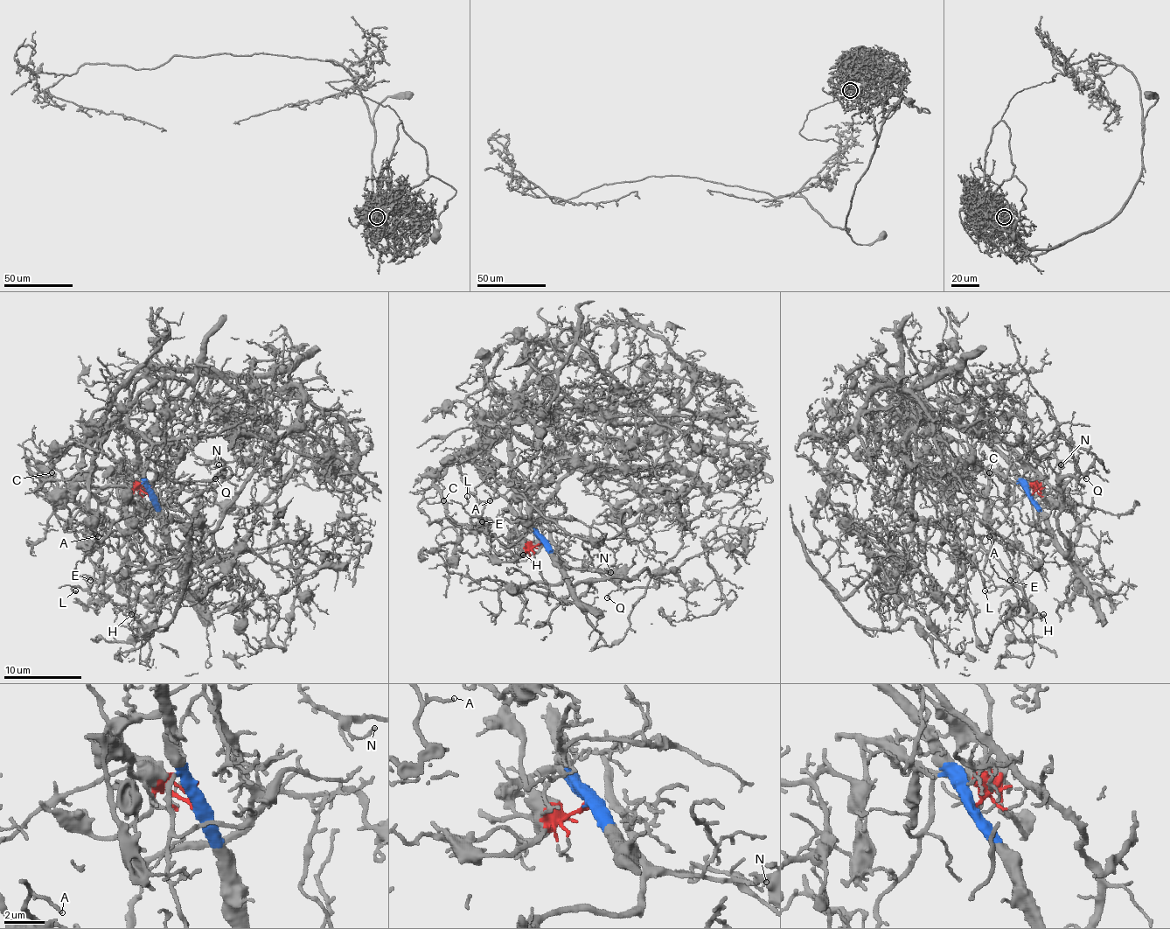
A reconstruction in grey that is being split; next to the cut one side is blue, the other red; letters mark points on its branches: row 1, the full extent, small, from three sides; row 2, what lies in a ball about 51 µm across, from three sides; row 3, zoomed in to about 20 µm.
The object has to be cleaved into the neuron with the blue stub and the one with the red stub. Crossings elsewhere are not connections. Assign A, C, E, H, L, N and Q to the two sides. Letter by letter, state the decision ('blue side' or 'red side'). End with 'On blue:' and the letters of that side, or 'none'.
A: red side
C: red side
E: red side
H: red side
L: red side
N: blue side
Q: blue side
On blue: N, Q

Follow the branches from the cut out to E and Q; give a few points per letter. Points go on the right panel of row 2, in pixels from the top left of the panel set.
E: (1031, 494), (1036, 489), (990, 469), (939, 479), (957, 505), (993, 527), (1017, 555), (1017, 578), (1009, 580)
Q: (1031, 494), (1050, 540), (1072, 561), (1058, 526), (1062, 494), (1075, 462), (1085, 479)

